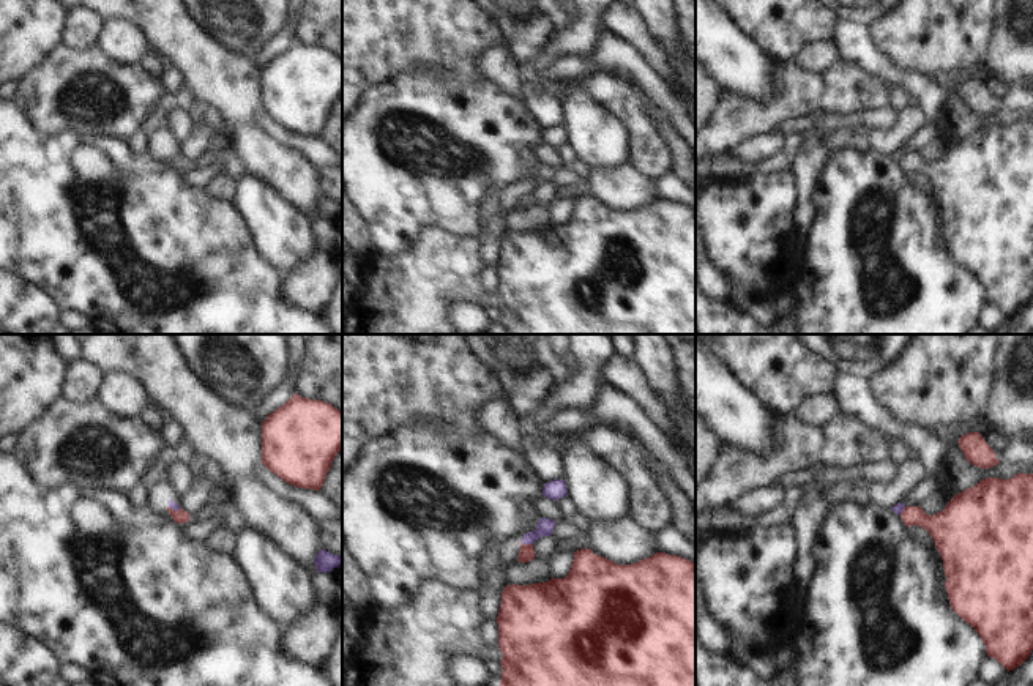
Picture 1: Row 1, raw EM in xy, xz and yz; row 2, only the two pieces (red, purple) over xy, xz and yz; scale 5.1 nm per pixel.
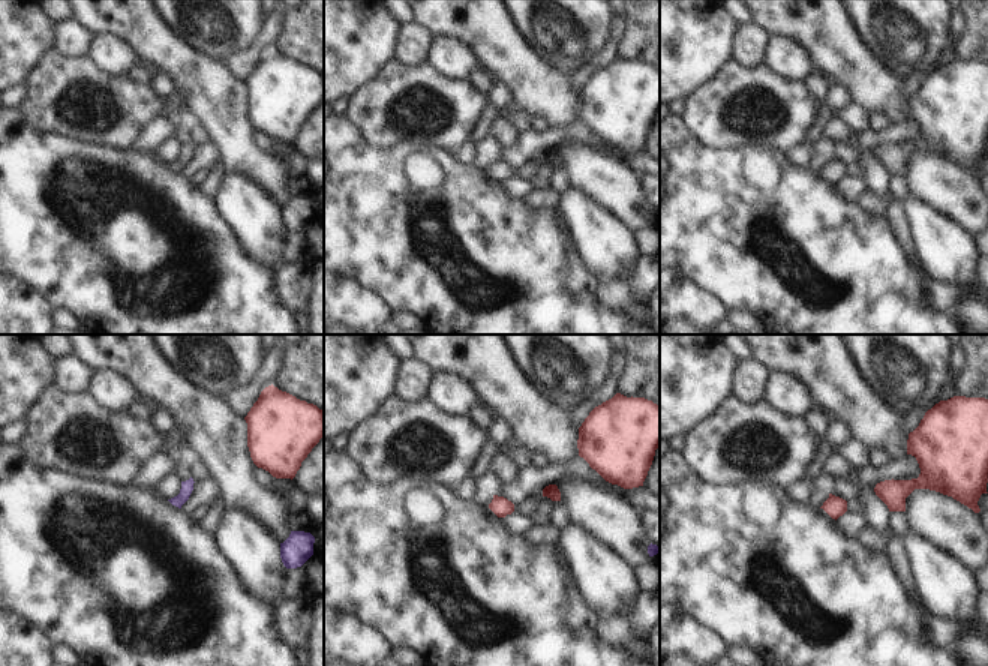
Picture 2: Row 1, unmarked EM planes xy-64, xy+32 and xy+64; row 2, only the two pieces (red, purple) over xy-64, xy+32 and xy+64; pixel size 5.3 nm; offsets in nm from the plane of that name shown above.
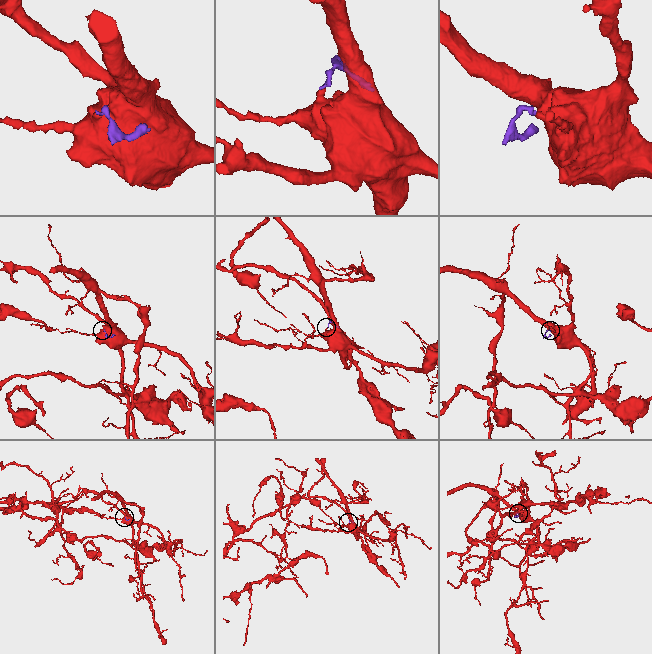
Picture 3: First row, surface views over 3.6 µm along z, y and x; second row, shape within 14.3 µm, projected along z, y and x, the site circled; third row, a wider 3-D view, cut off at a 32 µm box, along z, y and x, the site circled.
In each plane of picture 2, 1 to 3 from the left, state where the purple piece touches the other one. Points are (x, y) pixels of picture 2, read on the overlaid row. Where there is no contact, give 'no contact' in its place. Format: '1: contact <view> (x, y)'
1: no contact
2: no contact
3: no contact

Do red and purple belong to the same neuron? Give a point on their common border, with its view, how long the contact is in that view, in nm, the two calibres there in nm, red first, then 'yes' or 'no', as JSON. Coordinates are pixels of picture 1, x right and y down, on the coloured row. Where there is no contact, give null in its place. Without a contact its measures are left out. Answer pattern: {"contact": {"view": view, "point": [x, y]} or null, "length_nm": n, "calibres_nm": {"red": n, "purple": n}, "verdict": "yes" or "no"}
{"contact": {"view": "xz", "point": [525, 544]}, "length_nm": 70, "calibres_nm": {"red": 80, "purple": 90}, "verdict": "no"}

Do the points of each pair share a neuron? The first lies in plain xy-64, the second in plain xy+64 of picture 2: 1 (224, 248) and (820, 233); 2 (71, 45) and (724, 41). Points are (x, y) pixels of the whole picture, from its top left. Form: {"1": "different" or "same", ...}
{"1": "same", "2": "different"}

